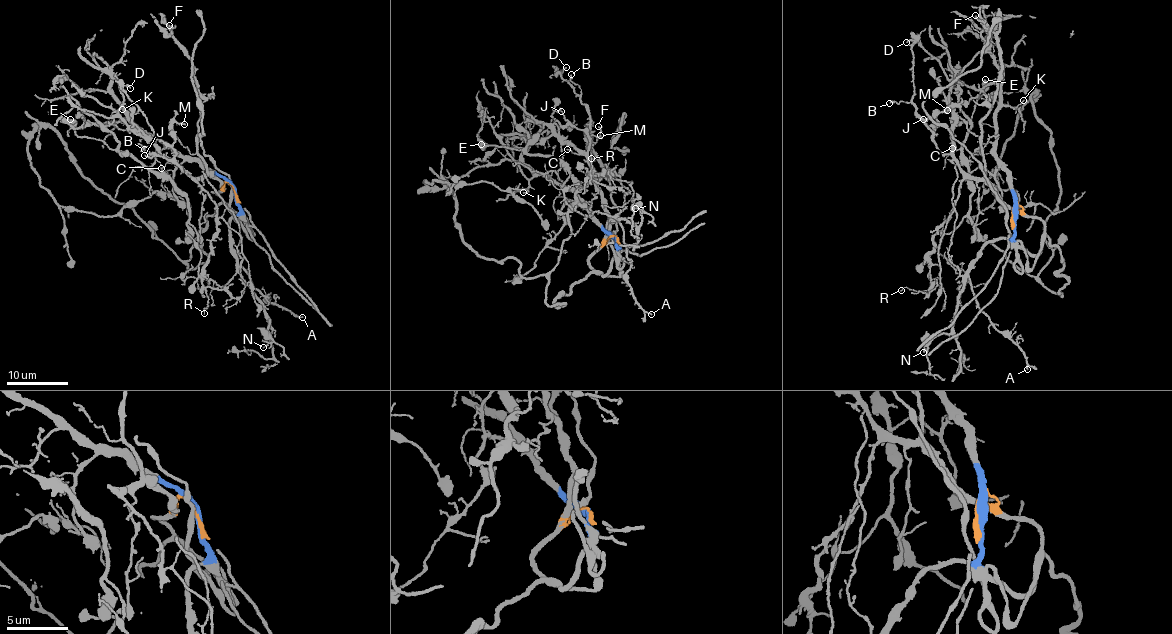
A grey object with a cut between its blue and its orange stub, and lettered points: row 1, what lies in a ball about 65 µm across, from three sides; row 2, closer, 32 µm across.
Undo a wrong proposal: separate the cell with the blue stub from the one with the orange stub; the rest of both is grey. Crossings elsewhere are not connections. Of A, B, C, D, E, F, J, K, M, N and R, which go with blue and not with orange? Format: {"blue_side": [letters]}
{"blue_side": ["A", "E", "K", "N"]}

